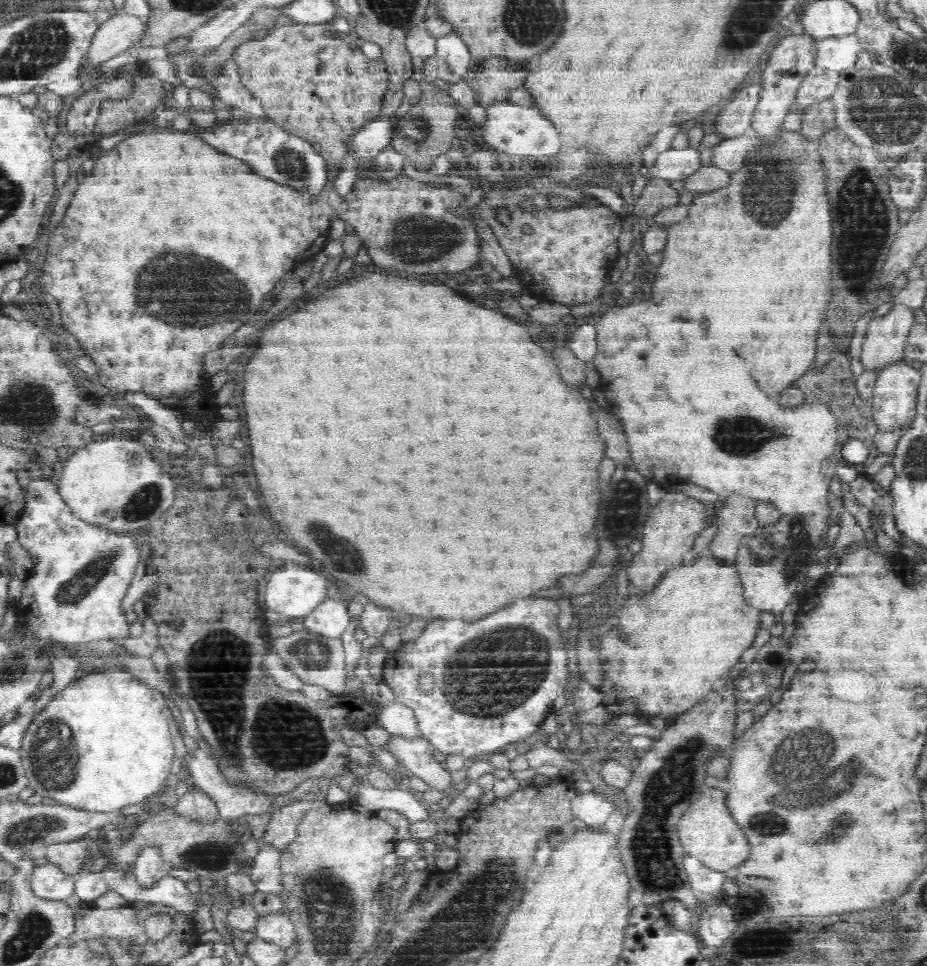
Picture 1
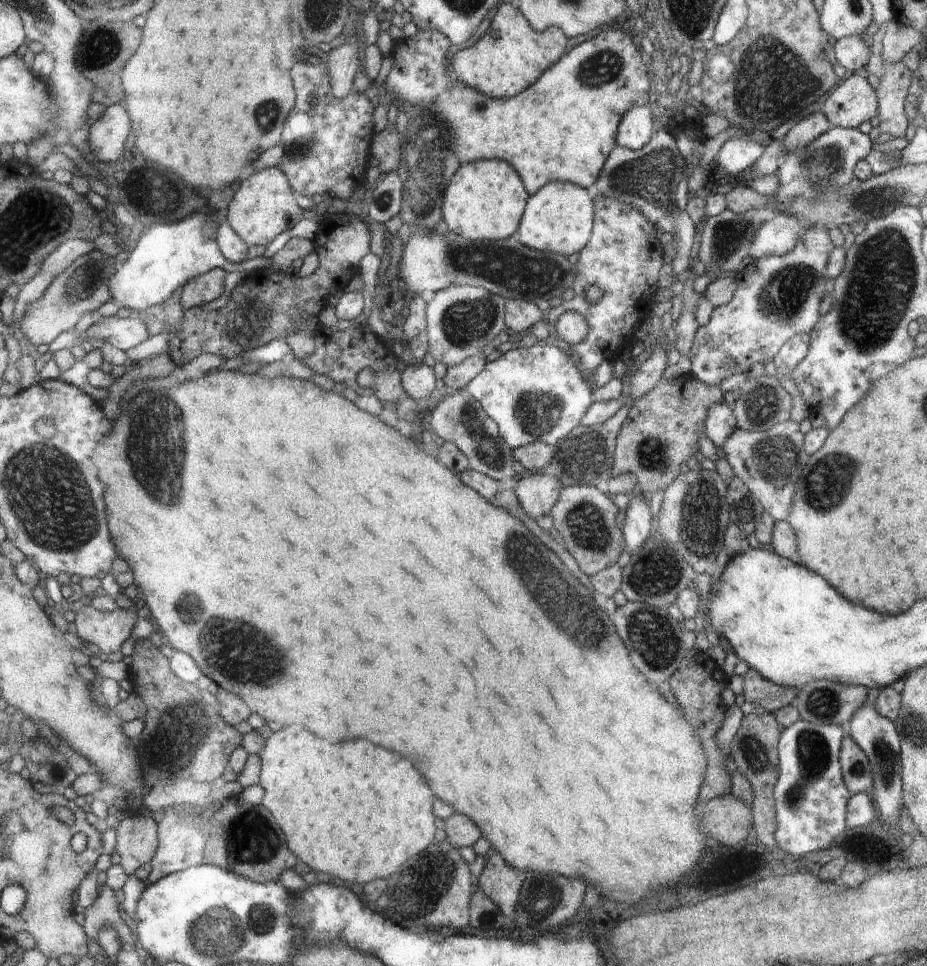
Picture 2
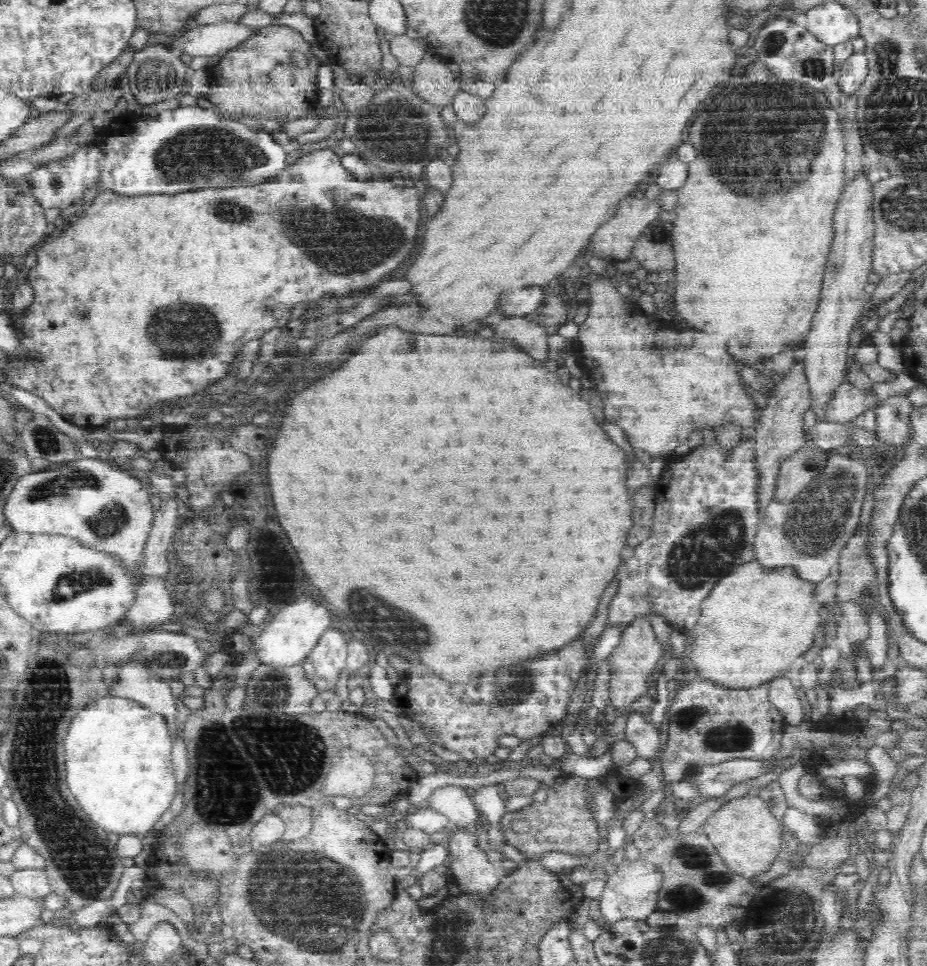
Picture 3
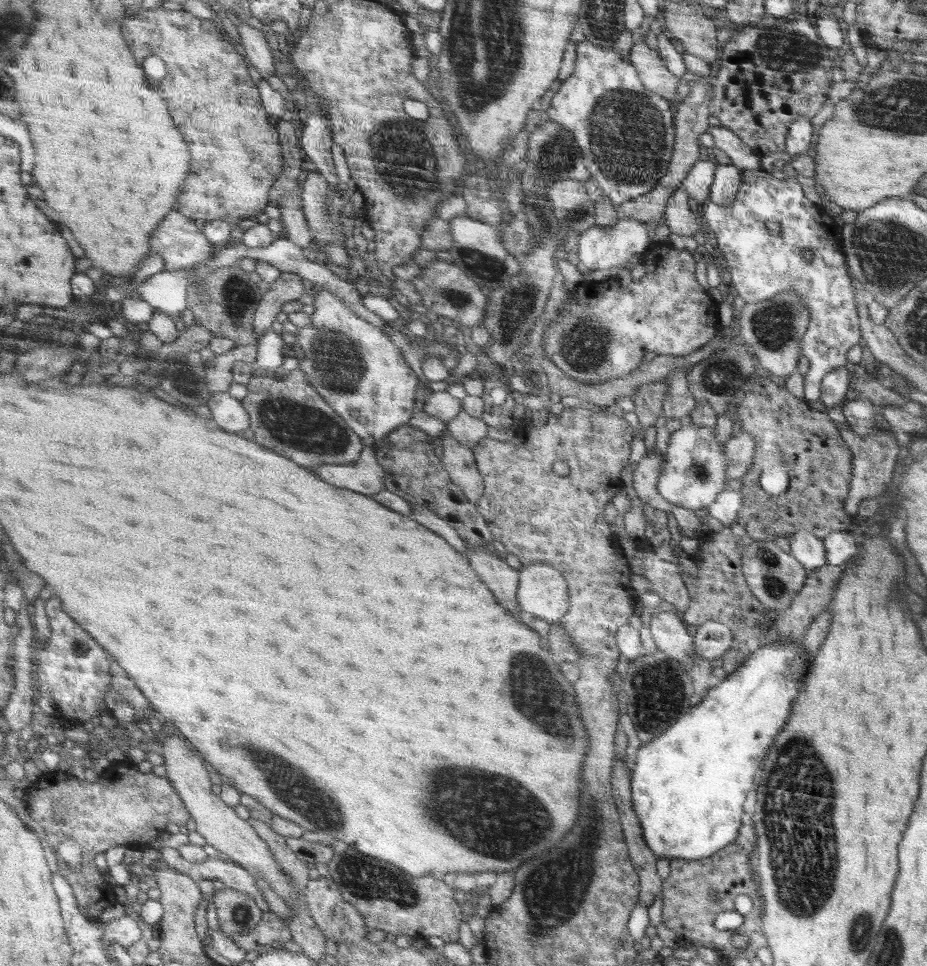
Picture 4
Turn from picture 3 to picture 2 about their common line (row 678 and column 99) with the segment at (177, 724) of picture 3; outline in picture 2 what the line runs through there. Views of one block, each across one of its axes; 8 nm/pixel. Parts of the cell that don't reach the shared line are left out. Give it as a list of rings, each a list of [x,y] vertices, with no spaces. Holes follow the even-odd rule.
[[[122,104],[107,108],[104,115],[93,122],[91,148],[102,163],[118,162],[132,136],[132,120]]]

